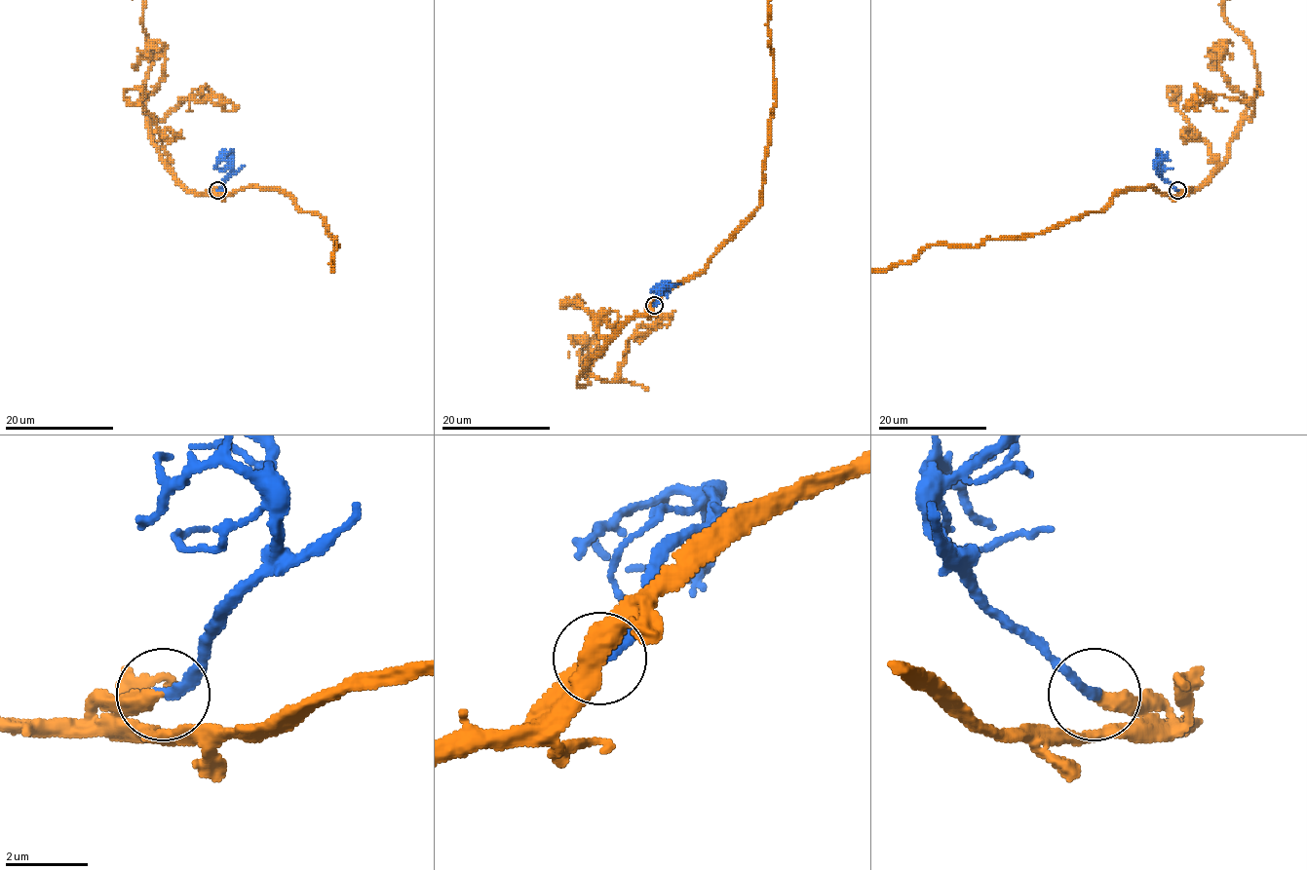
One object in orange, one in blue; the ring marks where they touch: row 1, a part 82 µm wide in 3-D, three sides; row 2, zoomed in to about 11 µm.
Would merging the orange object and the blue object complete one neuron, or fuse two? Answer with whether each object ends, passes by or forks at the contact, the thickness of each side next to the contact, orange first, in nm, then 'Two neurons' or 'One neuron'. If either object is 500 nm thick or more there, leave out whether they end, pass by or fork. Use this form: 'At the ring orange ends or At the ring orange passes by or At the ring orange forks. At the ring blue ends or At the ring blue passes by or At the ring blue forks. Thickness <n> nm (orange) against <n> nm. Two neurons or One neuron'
At the ring orange ends. At the ring blue ends. Thickness 360 nm (orange) against 240 nm. One neuron

